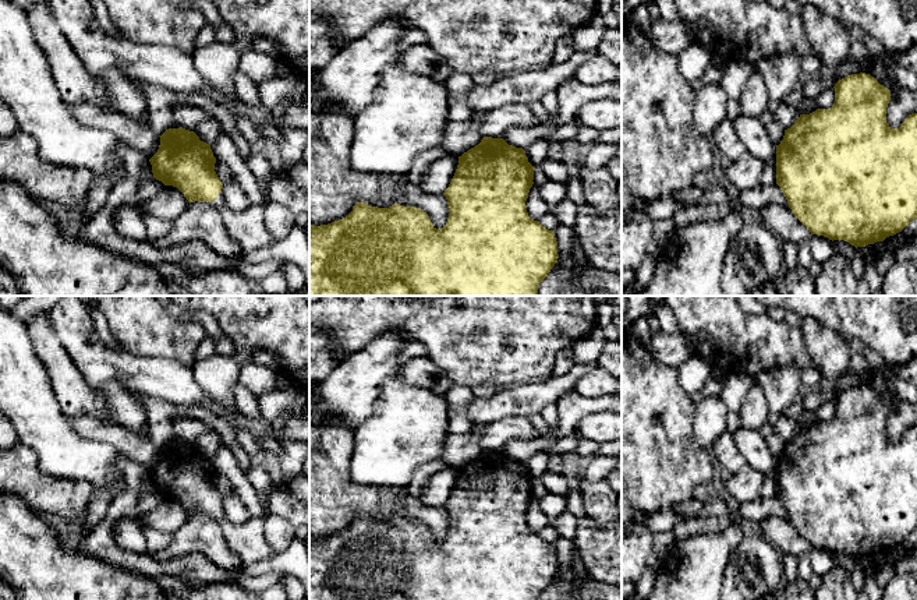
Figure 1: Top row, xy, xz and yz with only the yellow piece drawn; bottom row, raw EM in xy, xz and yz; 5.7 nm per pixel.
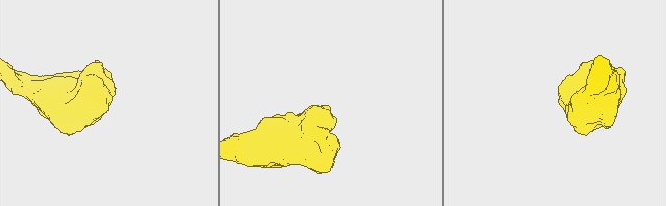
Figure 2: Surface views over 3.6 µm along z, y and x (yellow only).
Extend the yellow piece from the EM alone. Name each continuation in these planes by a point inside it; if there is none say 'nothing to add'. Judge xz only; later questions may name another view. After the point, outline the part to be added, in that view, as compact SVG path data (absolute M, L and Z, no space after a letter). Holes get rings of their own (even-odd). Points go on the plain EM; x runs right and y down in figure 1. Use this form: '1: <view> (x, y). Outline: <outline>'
nothing to add

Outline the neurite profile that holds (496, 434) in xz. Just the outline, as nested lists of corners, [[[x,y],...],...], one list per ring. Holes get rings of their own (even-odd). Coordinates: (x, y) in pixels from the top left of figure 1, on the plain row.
[[[511,416],[485,424],[481,449],[502,451],[513,440],[532,441],[541,437],[528,417]]]

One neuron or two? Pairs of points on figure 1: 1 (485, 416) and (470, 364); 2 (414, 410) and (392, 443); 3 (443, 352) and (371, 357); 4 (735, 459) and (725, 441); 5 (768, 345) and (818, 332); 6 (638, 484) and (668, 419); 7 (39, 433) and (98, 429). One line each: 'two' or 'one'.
1: two
2: one
3: two
4: one
5: two
6: one
7: two

